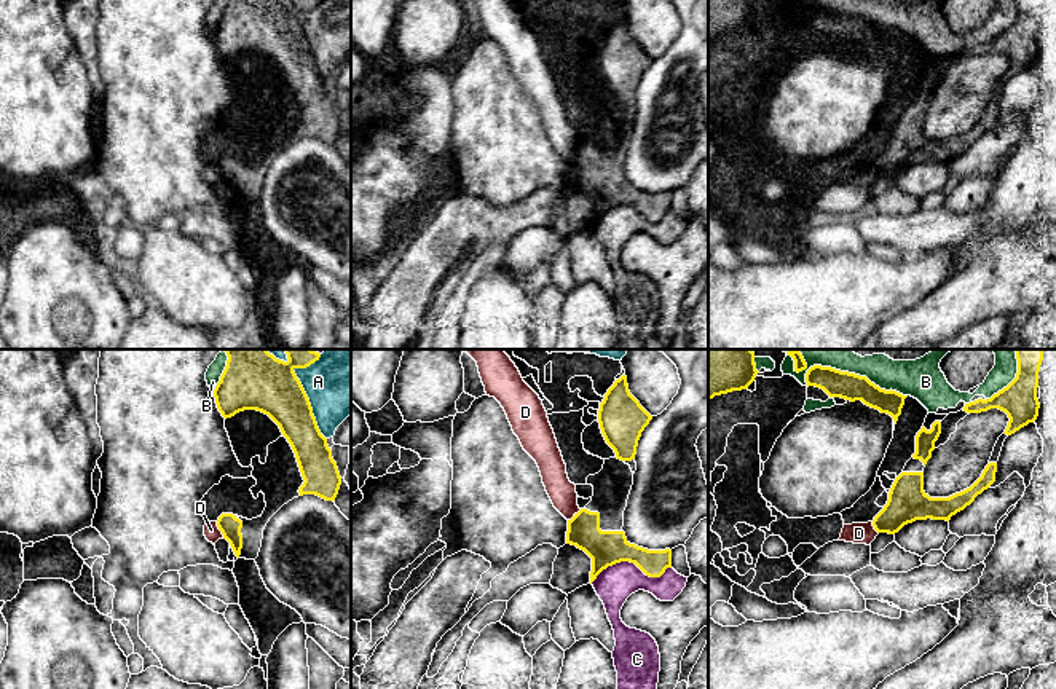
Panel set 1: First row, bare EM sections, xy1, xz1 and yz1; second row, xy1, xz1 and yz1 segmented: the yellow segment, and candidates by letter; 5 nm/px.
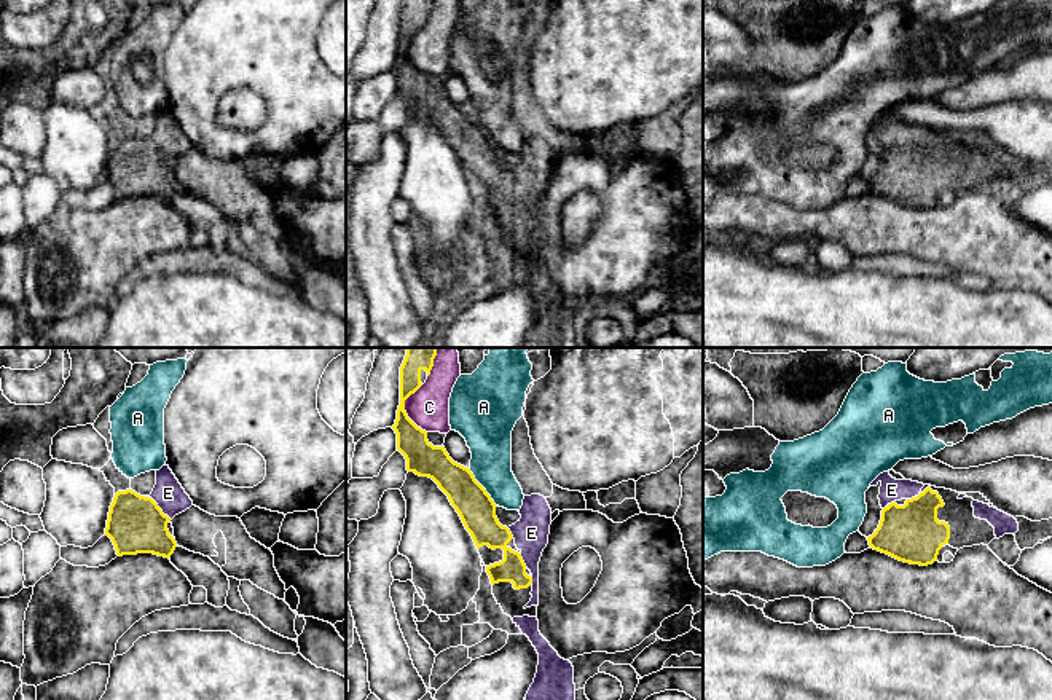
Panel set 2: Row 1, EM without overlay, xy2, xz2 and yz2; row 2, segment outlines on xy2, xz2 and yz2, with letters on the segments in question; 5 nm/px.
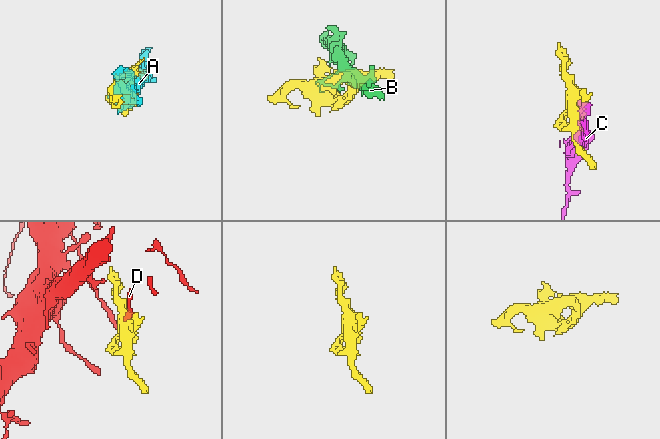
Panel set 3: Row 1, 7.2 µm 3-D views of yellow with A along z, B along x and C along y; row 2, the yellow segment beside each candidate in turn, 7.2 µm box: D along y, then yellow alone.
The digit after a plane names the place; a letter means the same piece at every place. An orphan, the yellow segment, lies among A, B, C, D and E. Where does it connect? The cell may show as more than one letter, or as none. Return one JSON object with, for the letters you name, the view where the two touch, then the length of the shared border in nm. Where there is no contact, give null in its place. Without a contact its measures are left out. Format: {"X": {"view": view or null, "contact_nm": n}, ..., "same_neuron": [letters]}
{"E": {"view": "xy2", "contact_nm": 160}, "same_neuron": ["E"]}

